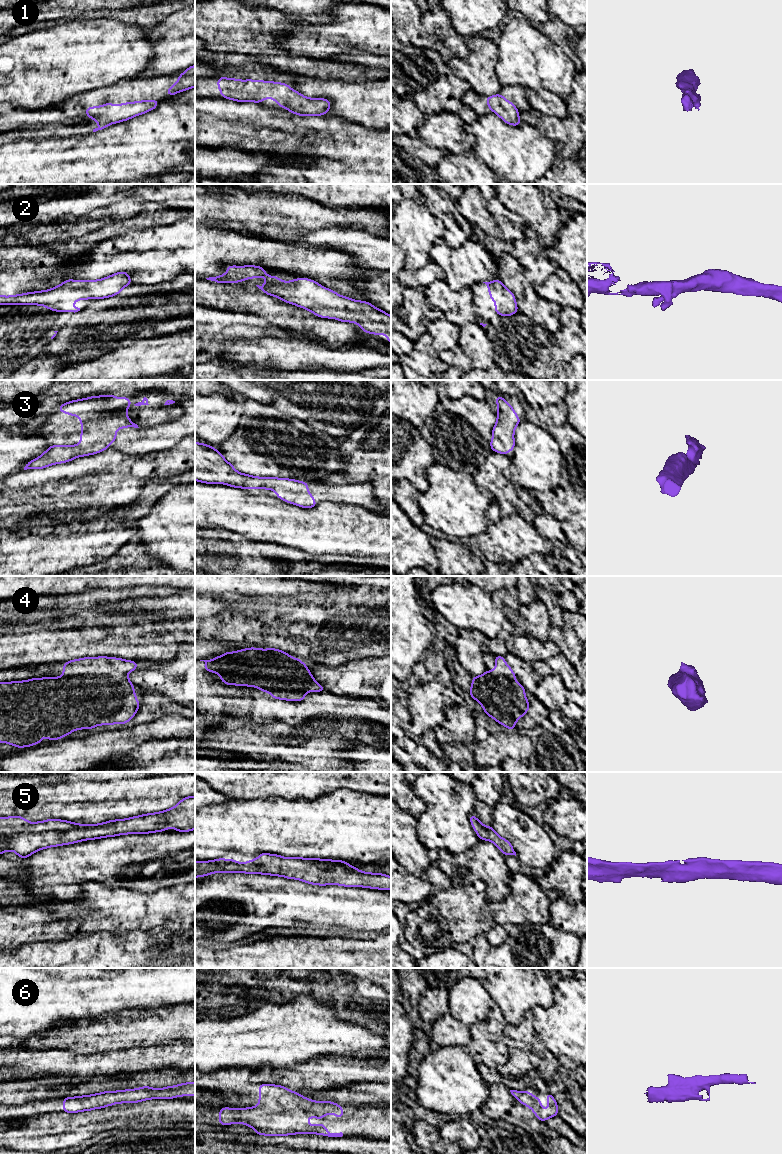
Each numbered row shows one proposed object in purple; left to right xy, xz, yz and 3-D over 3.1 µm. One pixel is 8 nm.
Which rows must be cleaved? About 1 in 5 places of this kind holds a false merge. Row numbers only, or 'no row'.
no row

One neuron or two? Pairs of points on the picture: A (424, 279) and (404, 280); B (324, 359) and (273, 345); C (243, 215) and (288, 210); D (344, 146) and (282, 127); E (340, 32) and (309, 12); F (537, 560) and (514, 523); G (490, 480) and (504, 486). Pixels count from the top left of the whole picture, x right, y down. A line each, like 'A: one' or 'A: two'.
A: one
B: one
C: one
D: one
E: two
F: two
G: one

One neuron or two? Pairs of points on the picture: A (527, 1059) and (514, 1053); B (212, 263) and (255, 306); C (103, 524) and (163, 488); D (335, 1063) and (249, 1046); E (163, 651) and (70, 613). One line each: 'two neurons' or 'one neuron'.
A: one neuron
B: two neurons
C: one neuron
D: two neurons
E: two neurons

